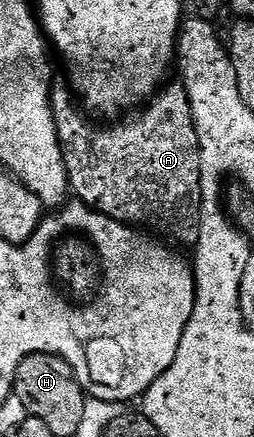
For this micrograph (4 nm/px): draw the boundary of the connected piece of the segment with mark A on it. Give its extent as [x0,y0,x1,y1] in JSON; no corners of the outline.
[50,85,202,249]

